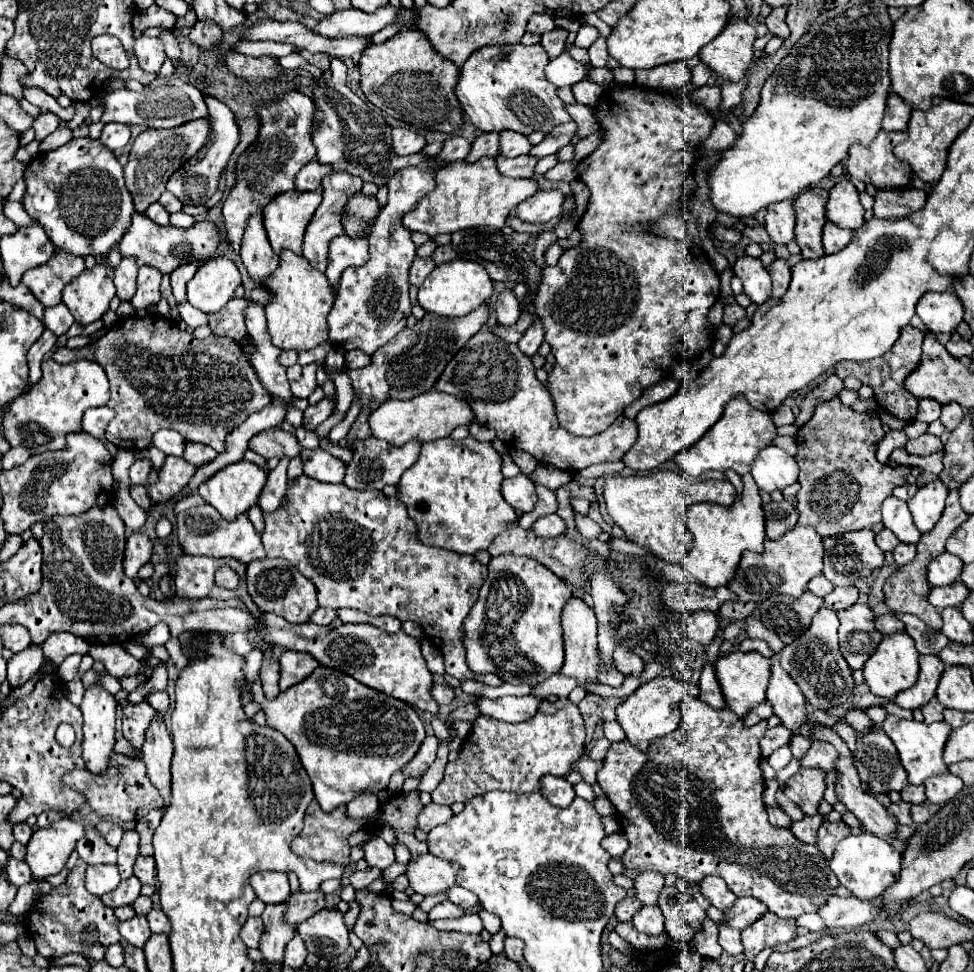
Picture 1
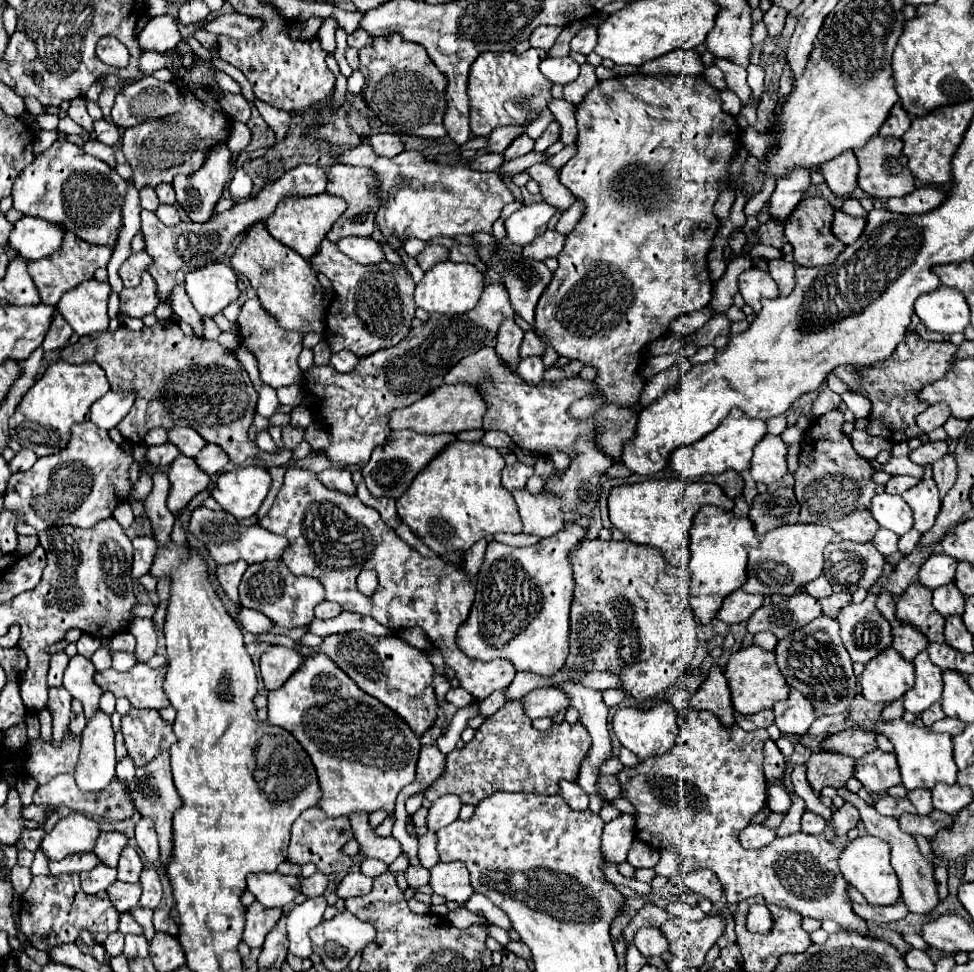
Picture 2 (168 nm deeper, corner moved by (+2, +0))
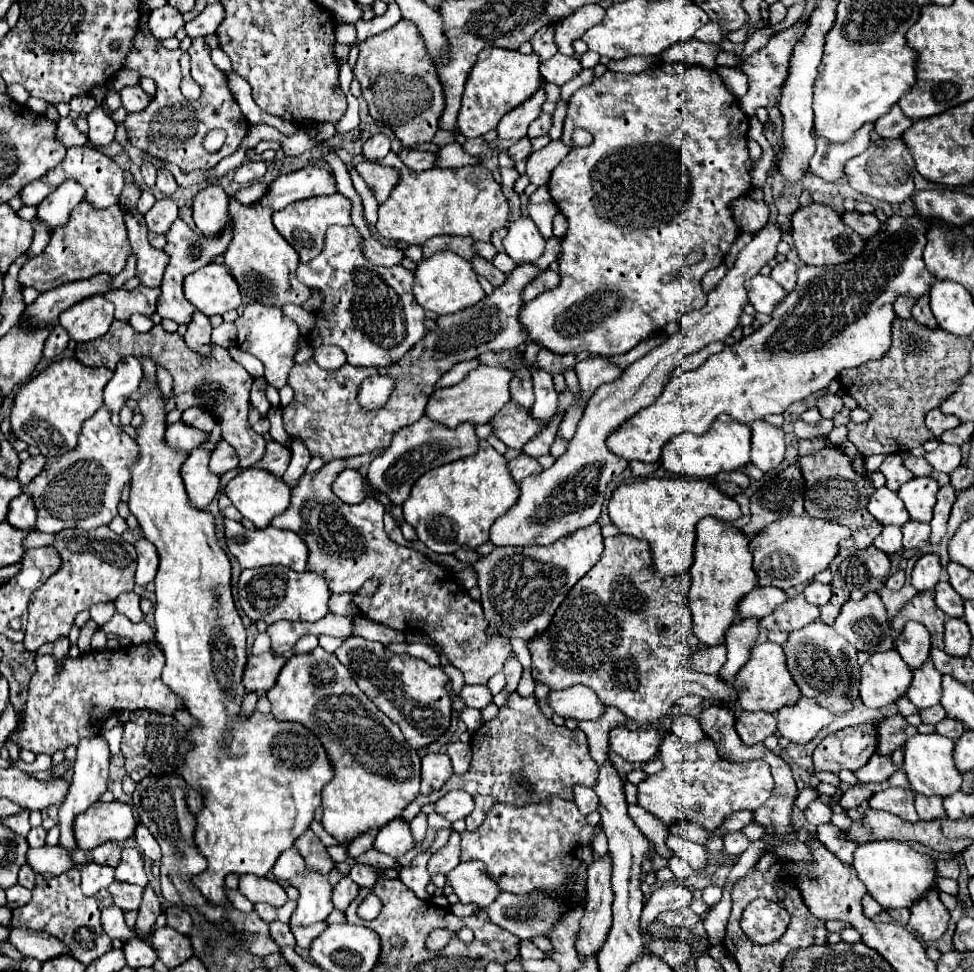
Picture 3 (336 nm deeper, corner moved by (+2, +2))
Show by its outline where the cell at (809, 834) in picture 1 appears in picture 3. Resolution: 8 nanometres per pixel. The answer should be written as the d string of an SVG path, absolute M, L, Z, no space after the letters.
M821 800L811 802L811 804L807 806L807 810L805 810L805 818L807 818L807 822L813 824L813 826L821 826L821 824L829 822L829 820L831 820L831 814L833 814L831 808L829 808L825 802L821 802Z

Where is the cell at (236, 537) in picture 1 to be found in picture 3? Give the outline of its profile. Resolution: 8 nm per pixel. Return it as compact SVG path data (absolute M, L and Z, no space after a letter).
M223 518L223 528L225 528L225 546L227 552L233 554L239 562L239 566L245 568L259 568L267 564L281 564L287 566L295 572L305 572L307 564L307 546L305 542L291 530L277 530L273 526L267 526L263 530L249 530L241 522Z

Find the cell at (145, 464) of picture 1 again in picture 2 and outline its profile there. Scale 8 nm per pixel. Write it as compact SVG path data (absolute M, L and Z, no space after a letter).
M161 444L161 446L151 446L147 450L147 460L153 464L153 466L165 466L165 464L171 464L175 458L179 456L177 452L177 446L175 444Z

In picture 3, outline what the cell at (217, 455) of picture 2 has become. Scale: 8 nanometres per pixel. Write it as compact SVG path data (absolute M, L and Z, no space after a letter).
M219 440L215 450L211 452L211 458L209 458L209 470L217 476L223 476L225 472L237 468L239 464L239 458L235 454L235 450L225 442L225 440Z

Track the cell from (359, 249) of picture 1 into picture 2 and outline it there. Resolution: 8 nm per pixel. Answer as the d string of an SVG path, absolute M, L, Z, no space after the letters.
M349 236L345 240L339 240L337 246L341 252L345 252L349 258L353 258L359 264L379 264L381 260L385 260L383 248L373 238Z

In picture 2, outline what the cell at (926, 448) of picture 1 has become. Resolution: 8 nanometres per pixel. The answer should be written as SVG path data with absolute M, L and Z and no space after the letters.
M929 442L929 444L923 444L921 448L913 450L909 454L909 458L915 462L915 464L933 464L935 460L939 460L941 456L949 454L949 444L947 442Z

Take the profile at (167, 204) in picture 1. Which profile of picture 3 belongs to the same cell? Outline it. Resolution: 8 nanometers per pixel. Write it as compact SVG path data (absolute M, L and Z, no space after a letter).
M159 172L157 174L157 188L165 194L165 196L171 196L175 190L177 190L177 182L175 178L169 174L169 172Z

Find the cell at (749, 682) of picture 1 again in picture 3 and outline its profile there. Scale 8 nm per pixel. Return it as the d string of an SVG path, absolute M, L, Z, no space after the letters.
M765 642L765 644L753 646L751 658L749 658L747 664L737 672L735 682L733 682L733 688L735 688L737 702L739 702L741 710L749 710L749 712L765 710L765 712L775 714L781 706L793 704L793 702L797 702L797 698L801 696L797 684L793 682L791 674L787 672L783 648L781 648L779 644L773 644L773 642Z

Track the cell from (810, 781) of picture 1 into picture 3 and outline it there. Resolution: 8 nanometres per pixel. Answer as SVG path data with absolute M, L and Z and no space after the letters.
M875 720L825 736L813 752L813 770L839 774L841 770L855 772L865 766L877 746L873 726Z

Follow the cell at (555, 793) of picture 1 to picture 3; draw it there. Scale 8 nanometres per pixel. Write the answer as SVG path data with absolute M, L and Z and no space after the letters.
M575 786L573 788L573 802L577 804L581 814L589 814L593 810L597 810L597 794L591 788L585 786Z

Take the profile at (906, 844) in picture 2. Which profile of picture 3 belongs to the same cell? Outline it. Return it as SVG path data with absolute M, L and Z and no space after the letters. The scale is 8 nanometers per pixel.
M933 886L933 890L929 890L909 910L911 910L909 926L919 936L923 936L925 940L937 940L945 934L947 922L949 922L949 910L939 900L939 888L937 886Z

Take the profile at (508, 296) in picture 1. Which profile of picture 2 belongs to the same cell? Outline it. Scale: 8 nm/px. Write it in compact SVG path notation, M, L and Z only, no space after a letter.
M505 320L497 336L495 352L501 360L505 360L505 364L509 364L509 368L513 368L513 372L517 370L517 360L521 358L519 356L521 340L523 340L523 330L513 320Z

